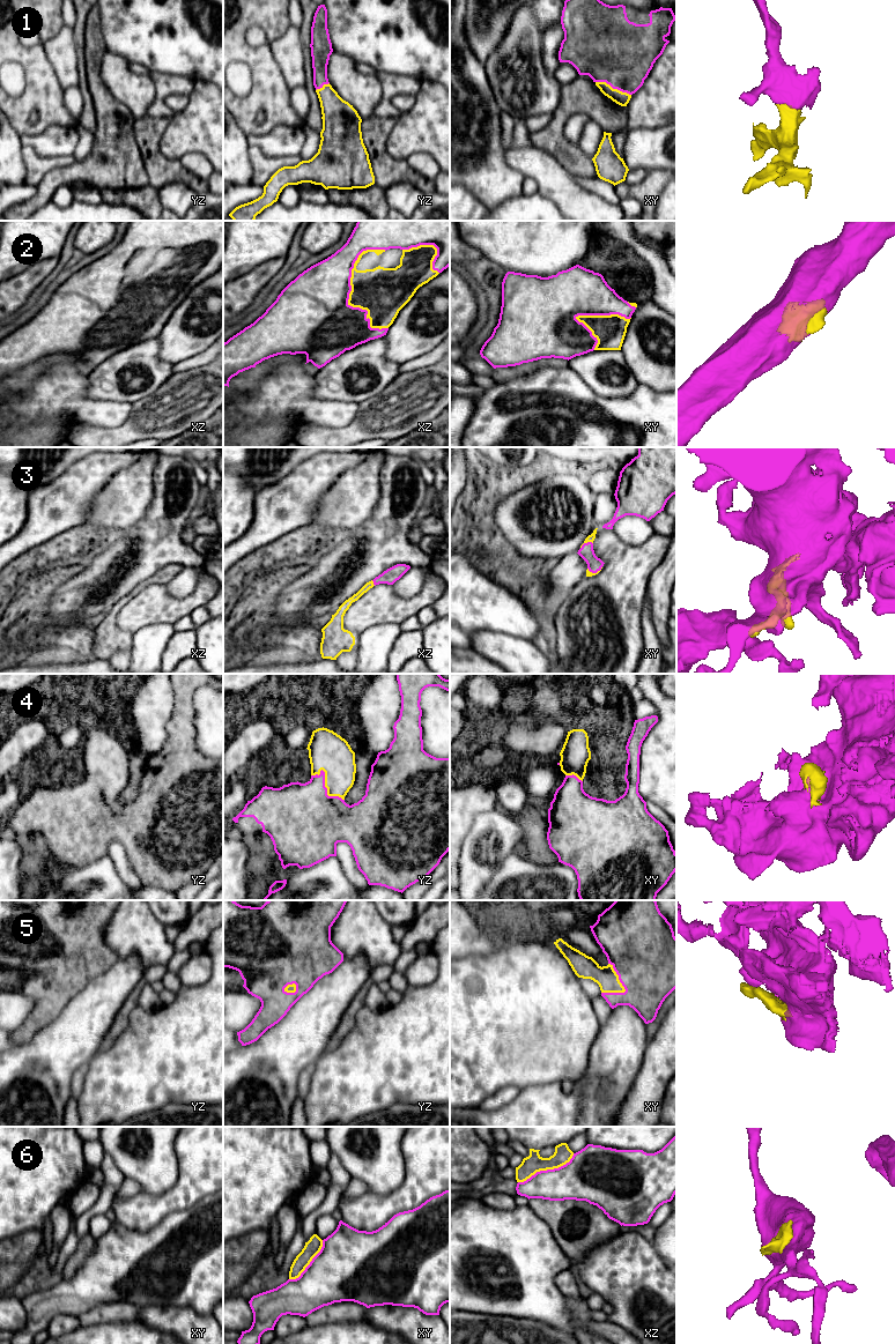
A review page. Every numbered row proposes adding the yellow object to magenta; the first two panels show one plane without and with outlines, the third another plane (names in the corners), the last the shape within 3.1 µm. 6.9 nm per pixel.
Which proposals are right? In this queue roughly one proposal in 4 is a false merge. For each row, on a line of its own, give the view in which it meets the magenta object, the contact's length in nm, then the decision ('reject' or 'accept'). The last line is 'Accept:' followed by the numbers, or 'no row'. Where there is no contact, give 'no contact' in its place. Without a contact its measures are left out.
1: xy | 260 nm | accept
2: xz | 600 nm | accept
3: xy | 100 nm | accept
4: yz | 300 nm | accept
5: xy | 240 nm | accept
6: xz | 440 nm | reject
Accept: 1, 2, 3, 4, 5

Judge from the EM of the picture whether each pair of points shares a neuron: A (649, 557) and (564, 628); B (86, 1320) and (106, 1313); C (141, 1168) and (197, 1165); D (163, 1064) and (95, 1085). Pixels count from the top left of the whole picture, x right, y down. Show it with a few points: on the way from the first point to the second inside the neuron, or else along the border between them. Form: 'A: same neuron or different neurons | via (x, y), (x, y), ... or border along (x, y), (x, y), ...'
A: same neuron | via (628, 576), (585, 618)
B: same neuron | via (90, 1317), (102, 1314)
C: different neurons | border along (176, 1140), (177, 1181), (164, 1190)
D: same neuron | via (146, 1069), (119, 1085), (112, 1085)

